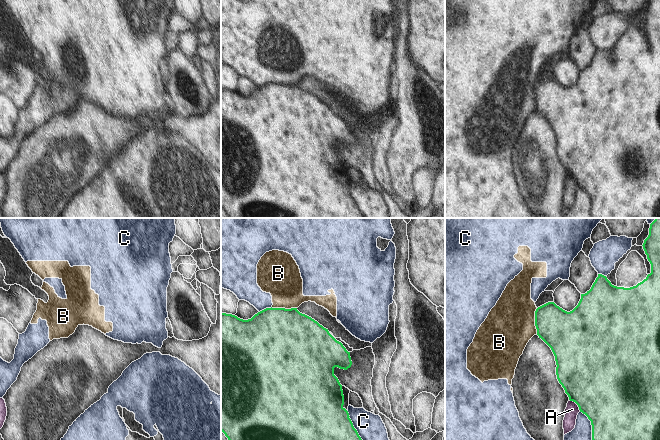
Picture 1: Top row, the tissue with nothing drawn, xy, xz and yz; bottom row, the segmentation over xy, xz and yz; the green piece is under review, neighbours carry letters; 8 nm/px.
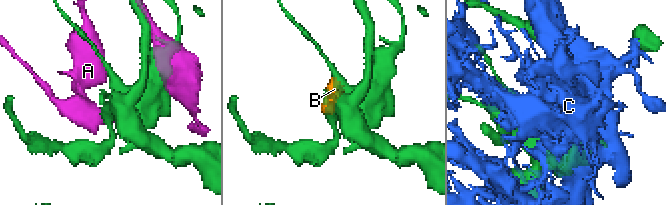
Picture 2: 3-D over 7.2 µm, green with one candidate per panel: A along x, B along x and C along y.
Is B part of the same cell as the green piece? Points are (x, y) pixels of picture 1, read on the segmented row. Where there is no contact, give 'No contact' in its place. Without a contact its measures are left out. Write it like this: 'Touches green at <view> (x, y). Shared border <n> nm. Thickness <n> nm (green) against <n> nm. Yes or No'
Touches green at yz (535, 321). Shared border 200 nm. Thickness 340 nm (green) against 400 nm. No.

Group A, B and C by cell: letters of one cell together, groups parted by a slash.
A / B C

